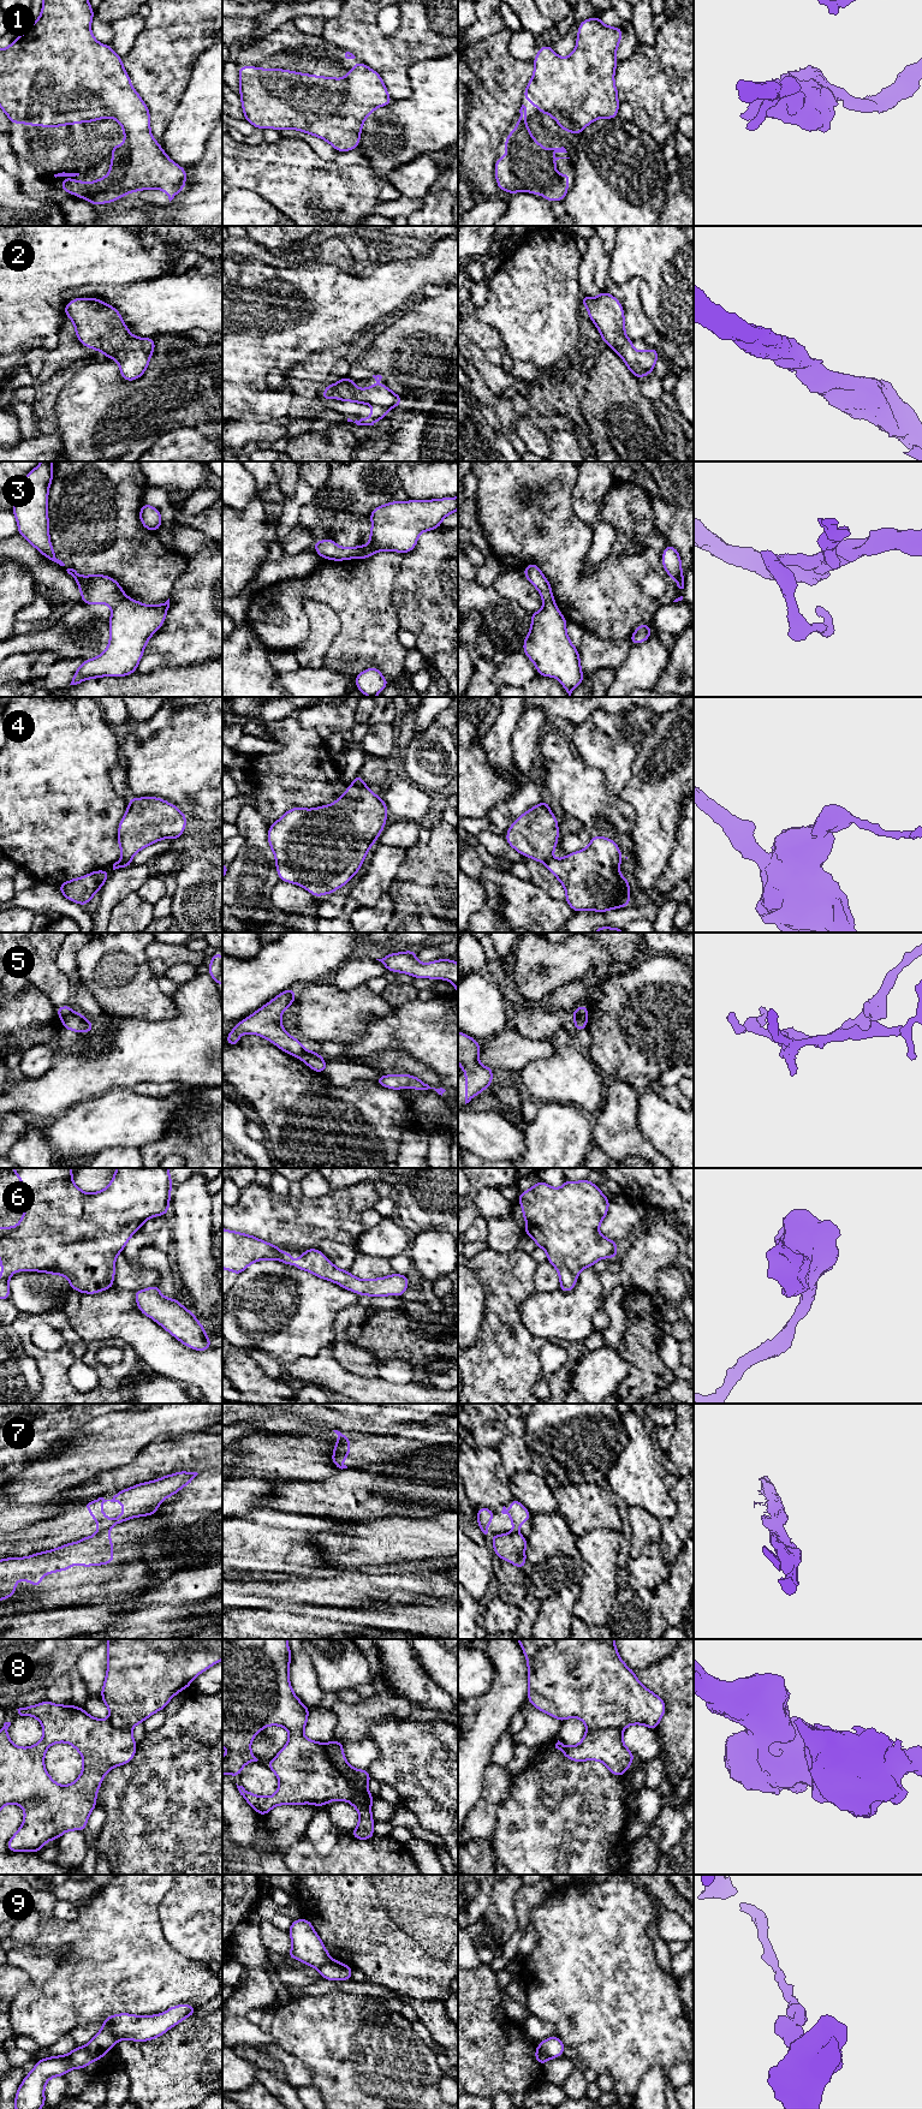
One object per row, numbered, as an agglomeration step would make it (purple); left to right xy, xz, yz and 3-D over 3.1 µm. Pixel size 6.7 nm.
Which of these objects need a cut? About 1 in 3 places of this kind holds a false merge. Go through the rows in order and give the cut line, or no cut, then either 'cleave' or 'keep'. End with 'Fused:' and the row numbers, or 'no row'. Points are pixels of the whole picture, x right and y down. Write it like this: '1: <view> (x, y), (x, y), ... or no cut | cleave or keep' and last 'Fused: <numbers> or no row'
1: no cut | keep
2: no cut | keep
3: xy (126, 596), (112, 608) | cleave
4: xz (352, 782), (364, 785) | cleave
5: yz (586, 1013), (575, 1020) | cleave
6: no cut | keep
7: xy (111, 1526), (97, 1533) | cleave
8: xz (325, 1744), (327, 1757), (354, 1780) | cleave
9: xy (84, 2047), (97, 2059) | cleave
Fused: 3, 4, 5, 7, 8, 9

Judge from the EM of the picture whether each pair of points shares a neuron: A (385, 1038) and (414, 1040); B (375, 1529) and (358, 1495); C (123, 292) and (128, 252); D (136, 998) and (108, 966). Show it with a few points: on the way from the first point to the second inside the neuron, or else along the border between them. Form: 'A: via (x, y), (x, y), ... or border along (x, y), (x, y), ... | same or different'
A: via (392, 1041), (406, 1040) | same
B: border along (398, 1515), (363, 1518), (355, 1521) | different
C: border along (152, 278), (124, 283), (95, 284) | different
D: via (130, 990), (116, 973) | same

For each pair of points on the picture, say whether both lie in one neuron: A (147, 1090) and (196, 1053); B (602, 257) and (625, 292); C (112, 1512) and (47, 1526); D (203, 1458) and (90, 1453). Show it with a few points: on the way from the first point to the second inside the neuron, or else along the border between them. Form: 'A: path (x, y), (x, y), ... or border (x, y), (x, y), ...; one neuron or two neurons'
A: border (180, 1084), (174, 1082), (140, 1082), (131, 1088); two neurons
B: border (610, 278), (604, 290); two neurons
C: path (96, 1515), (70, 1526), (63, 1526); one neuron
D: border (159, 1437), (154, 1439), (130, 1463), (112, 1469); two neurons

